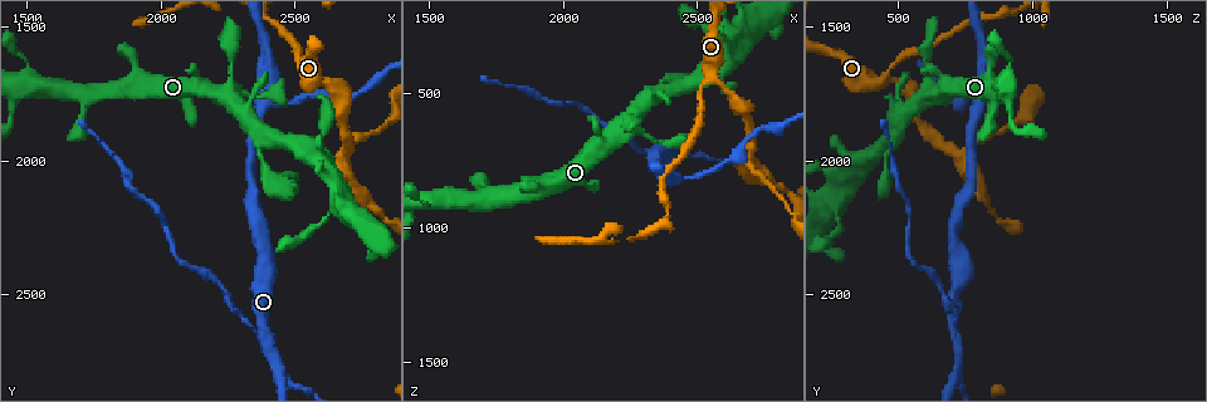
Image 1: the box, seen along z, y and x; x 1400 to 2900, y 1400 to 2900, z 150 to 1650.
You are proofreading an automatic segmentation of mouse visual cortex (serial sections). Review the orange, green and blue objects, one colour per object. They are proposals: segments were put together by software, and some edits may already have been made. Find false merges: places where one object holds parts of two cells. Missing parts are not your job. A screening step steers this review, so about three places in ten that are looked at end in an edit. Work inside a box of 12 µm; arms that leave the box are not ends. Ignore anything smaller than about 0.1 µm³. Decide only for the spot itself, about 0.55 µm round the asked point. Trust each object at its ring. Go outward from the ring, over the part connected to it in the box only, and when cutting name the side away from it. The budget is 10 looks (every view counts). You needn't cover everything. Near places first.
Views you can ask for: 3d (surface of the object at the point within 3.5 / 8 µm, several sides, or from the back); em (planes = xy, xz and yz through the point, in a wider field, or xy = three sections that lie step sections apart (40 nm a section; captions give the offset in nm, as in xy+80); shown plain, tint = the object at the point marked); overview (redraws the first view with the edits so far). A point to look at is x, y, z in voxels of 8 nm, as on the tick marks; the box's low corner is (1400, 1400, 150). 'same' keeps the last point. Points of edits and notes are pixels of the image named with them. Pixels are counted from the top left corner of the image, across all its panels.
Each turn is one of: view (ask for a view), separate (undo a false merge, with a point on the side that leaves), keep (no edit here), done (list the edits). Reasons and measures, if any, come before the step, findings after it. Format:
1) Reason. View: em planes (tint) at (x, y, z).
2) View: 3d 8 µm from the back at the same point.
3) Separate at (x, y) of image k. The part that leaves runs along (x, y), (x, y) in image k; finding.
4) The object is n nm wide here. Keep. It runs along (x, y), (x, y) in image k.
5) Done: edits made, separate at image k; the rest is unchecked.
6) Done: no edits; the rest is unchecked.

Sudden change in width. View: 3d 3.5 µm at (2400, 1790, 800).

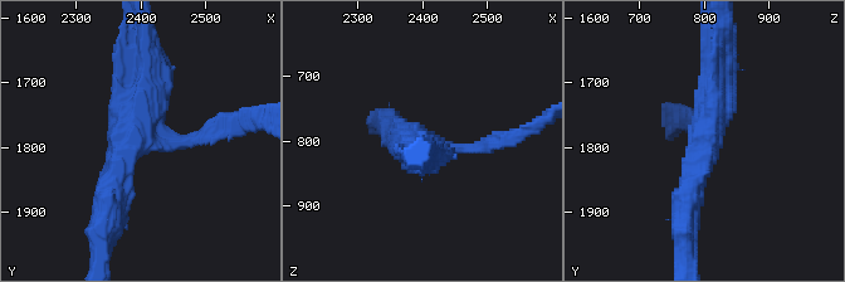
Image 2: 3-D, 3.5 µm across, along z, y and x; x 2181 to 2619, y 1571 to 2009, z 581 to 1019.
3 arms meet here; the arms are 150, 300, 400 nm wide; shape alone is not enough. View: em xy step 5 (plain) at (2390, 1785, 805).

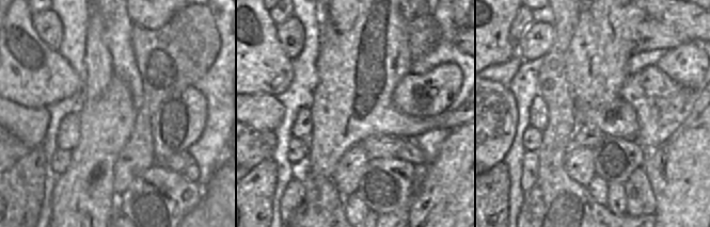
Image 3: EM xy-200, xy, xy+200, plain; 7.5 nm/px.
With the object marked. View: em xy step 5 (tint) at the same point.

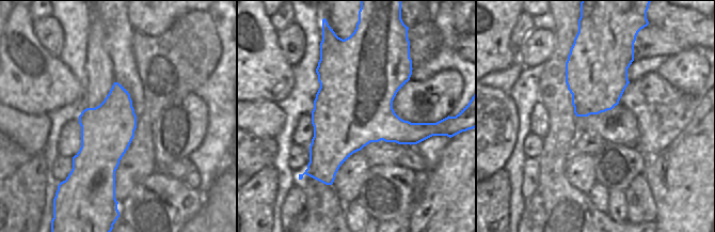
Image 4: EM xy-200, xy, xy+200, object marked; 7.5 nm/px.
Keep. All the same cell.

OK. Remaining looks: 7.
Three arms meet. View: 3d 8 µm at (2610, 1690, 480).

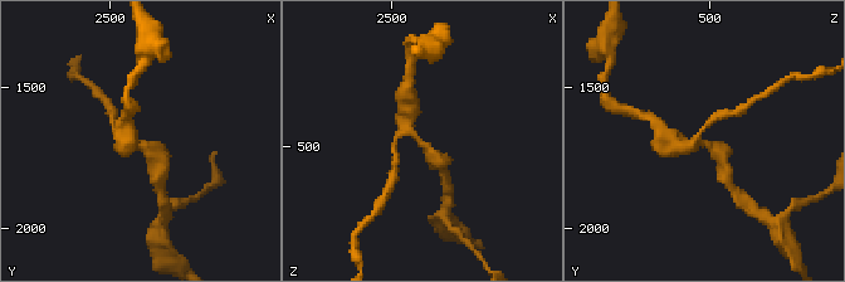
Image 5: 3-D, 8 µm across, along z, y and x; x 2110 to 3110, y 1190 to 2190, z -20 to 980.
View: 3d 3.5 µm at (2600, 1700, 480).

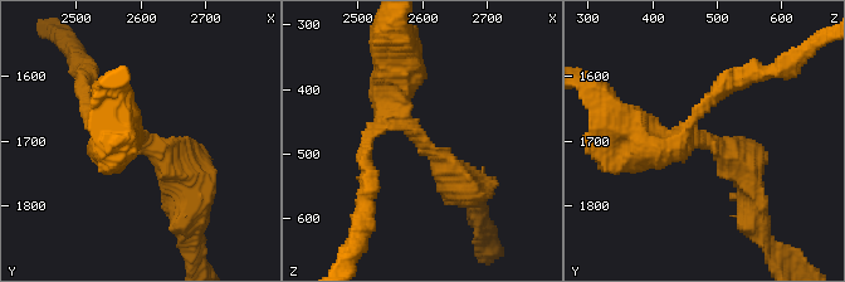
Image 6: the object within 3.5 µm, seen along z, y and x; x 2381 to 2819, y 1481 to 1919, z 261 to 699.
Need the tissue. View: em xy step 5 (tint) at (2605, 1700, 490).

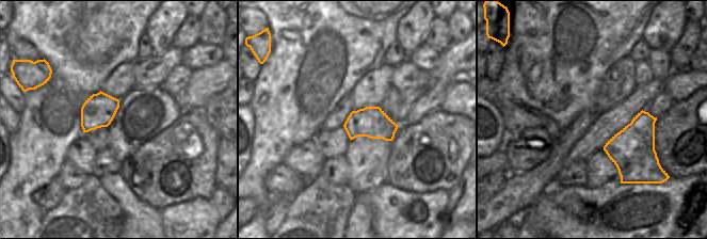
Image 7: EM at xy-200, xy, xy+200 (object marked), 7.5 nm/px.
The object is 240 nm wide here. Keep. It runs along (392, 74), (392, 113), (470, 188) in image 6; all the same cell.

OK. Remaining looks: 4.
A fork. View: 3d 3.5 µm at (2680, 1970, 750).

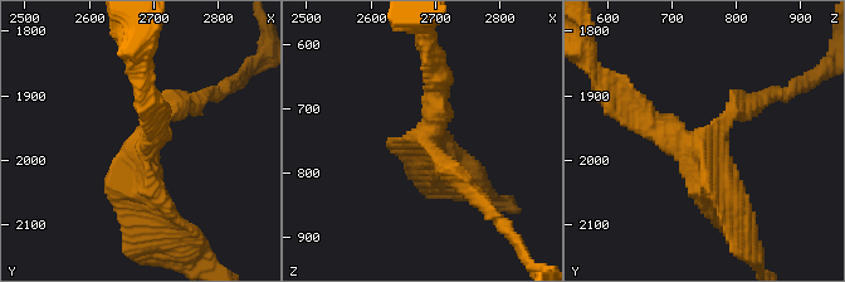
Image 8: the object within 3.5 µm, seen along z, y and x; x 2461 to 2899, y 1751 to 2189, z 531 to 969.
Need the tissue. View: em xy step 1 (tint) at (2690, 1970, 745).

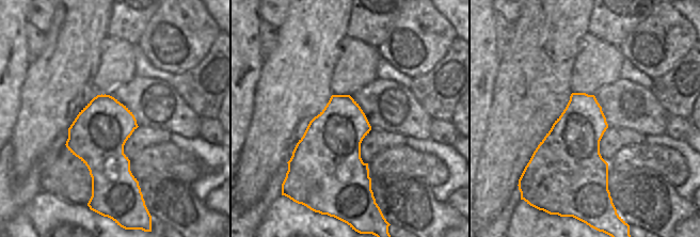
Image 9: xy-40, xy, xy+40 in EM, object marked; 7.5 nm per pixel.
The object is 440 nm wide here. Keep. It runs along (631, 103), (699, 142), (734, 215) in image 8; one cell here.

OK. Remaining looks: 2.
Done: no edits; the rest is unchecked.

